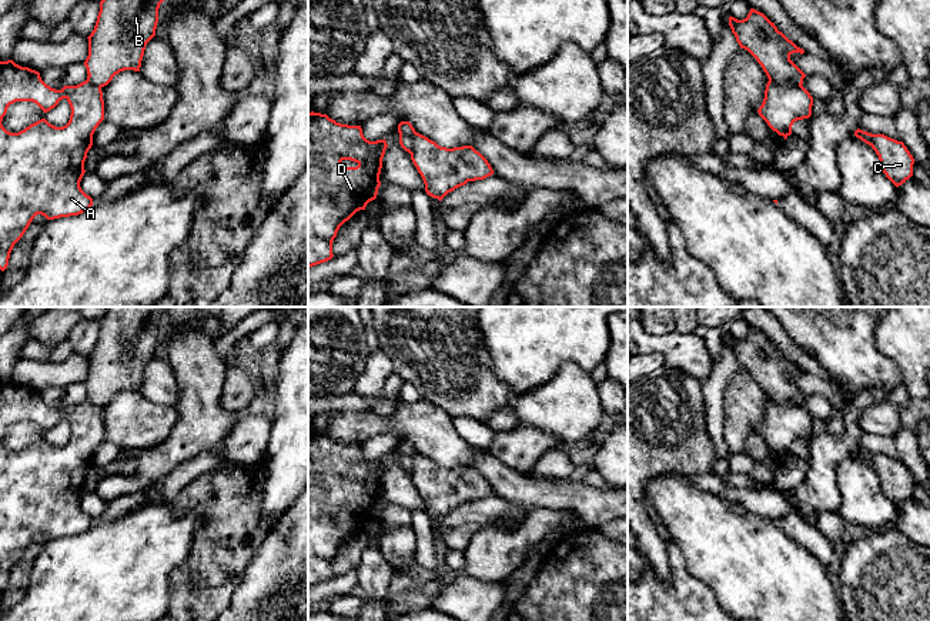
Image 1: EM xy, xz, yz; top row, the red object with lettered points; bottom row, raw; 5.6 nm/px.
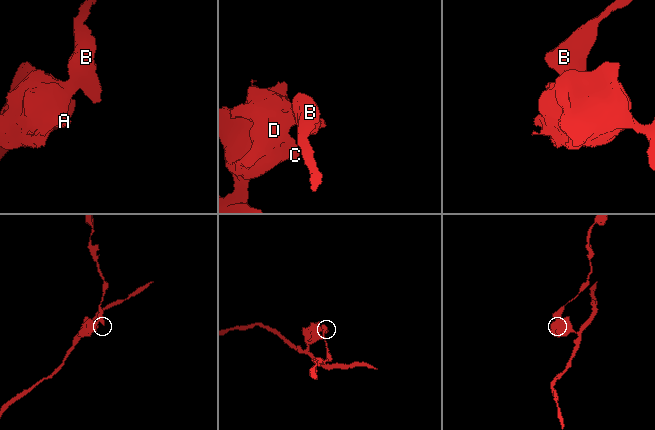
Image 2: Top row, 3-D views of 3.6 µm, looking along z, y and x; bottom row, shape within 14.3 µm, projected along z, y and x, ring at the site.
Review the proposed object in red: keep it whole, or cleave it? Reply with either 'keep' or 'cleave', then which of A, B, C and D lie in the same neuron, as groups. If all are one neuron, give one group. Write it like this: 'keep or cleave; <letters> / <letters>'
cleave; A C D / B

